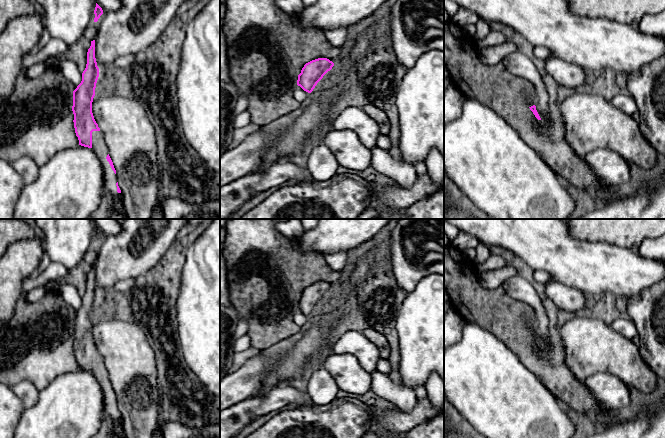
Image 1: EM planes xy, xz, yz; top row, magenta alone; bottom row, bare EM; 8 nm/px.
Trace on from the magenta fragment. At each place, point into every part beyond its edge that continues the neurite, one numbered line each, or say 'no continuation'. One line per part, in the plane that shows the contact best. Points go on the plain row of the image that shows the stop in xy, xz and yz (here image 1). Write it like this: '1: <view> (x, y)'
1: xy (99, 370)

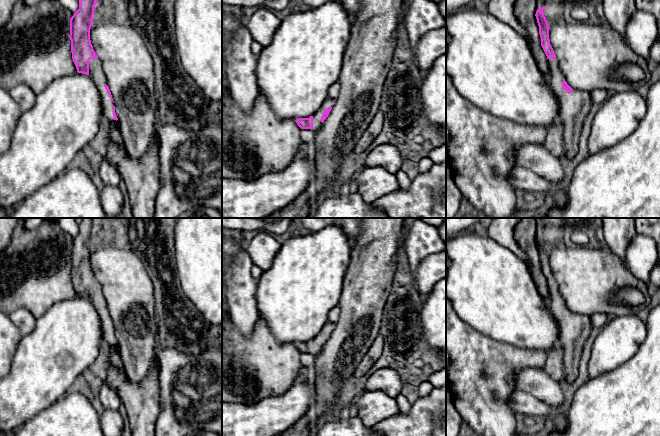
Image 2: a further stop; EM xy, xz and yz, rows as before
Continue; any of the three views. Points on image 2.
1: xy (96, 297)

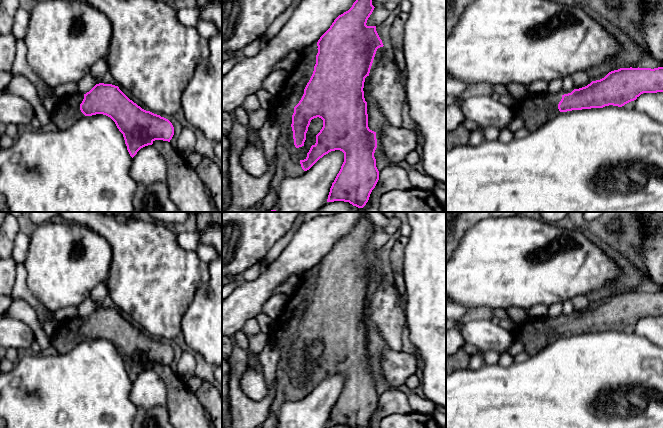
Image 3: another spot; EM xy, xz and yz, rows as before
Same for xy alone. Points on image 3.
1: xy (67, 336)

